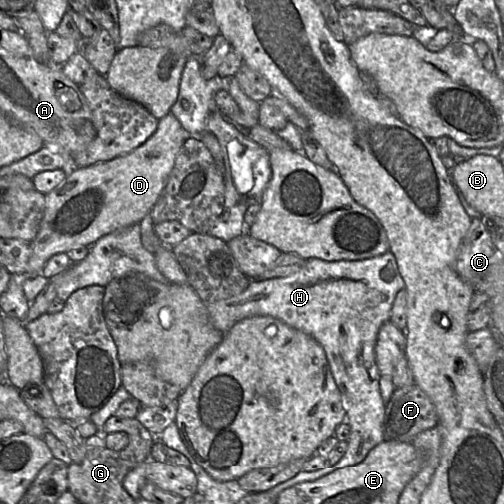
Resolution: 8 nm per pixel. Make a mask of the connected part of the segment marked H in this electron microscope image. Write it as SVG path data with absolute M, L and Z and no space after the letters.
M388 251L382 255L357 261L305 260L303 267L282 278L251 280L249 286L240 294L228 299L207 304L207 310L213 326L226 334L239 321L254 316L270 316L291 328L299 330L315 339L323 348L333 378L341 393L342 405L346 411L346 422L351 433L343 457L333 466L326 465L314 472L299 472L293 478L278 484L269 490L270 495L279 494L297 484L312 482L334 471L361 463L371 449L384 441L385 404L379 388L381 374L375 360L375 344L380 327L390 321L390 314L396 294L405 288L396 260Z

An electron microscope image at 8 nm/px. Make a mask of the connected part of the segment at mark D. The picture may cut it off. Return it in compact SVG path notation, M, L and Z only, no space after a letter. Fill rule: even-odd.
M168 114L159 119L156 131L136 149L114 159L87 167L69 167L66 177L52 191L45 194L44 215L38 233L31 241L28 275L41 274L45 263L55 254L68 252L77 246L91 247L100 237L139 224L161 195L172 172L175 159L187 135L177 118Z

